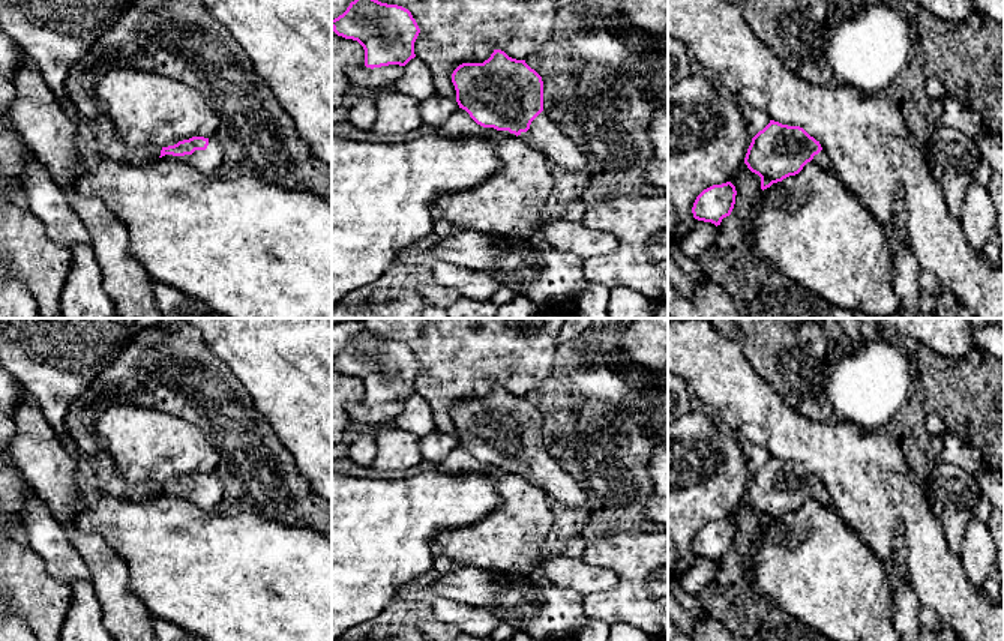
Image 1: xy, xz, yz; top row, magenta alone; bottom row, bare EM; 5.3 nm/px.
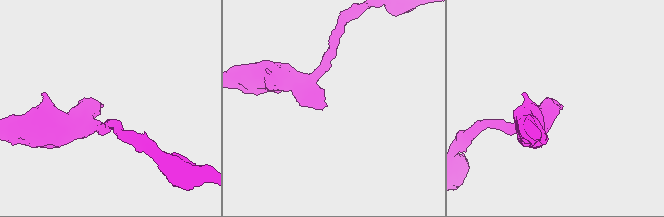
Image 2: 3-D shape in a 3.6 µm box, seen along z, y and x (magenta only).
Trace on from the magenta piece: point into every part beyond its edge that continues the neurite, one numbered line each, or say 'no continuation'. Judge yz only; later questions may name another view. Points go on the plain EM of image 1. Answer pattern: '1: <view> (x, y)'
1: yz (821, 496)

